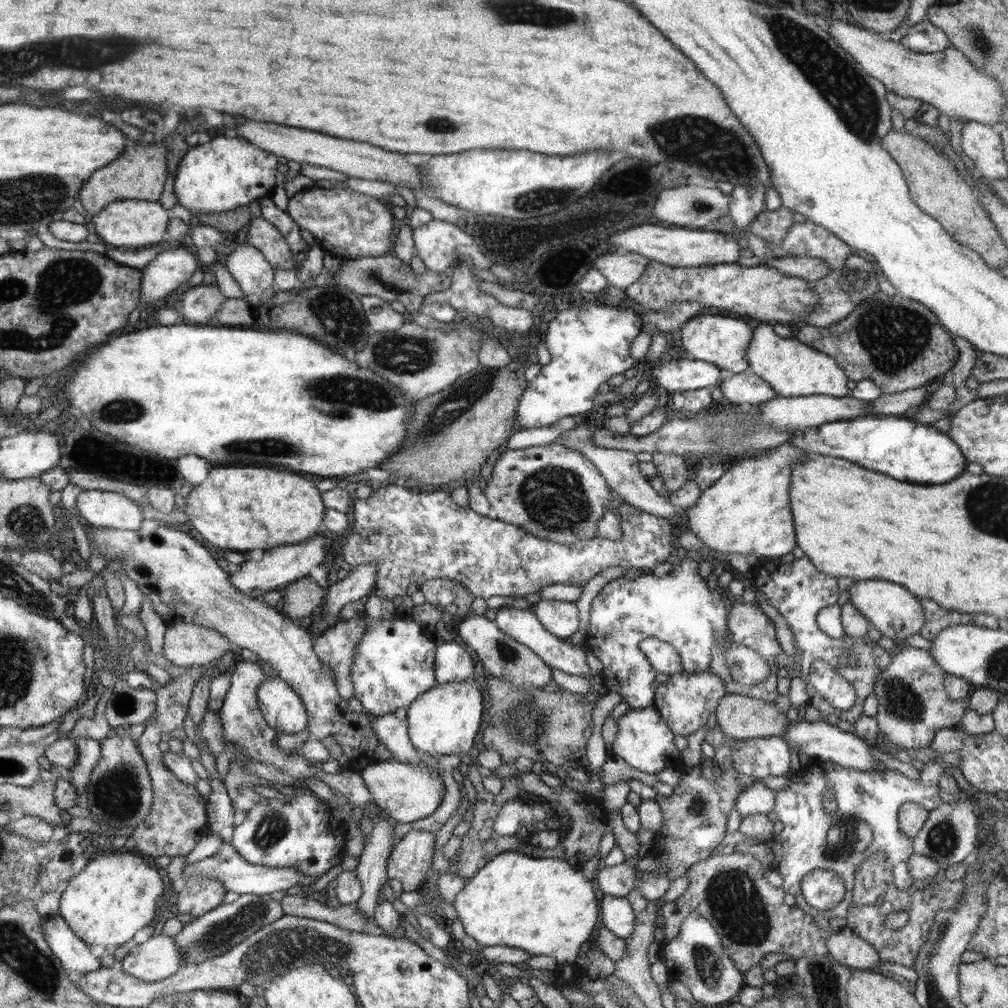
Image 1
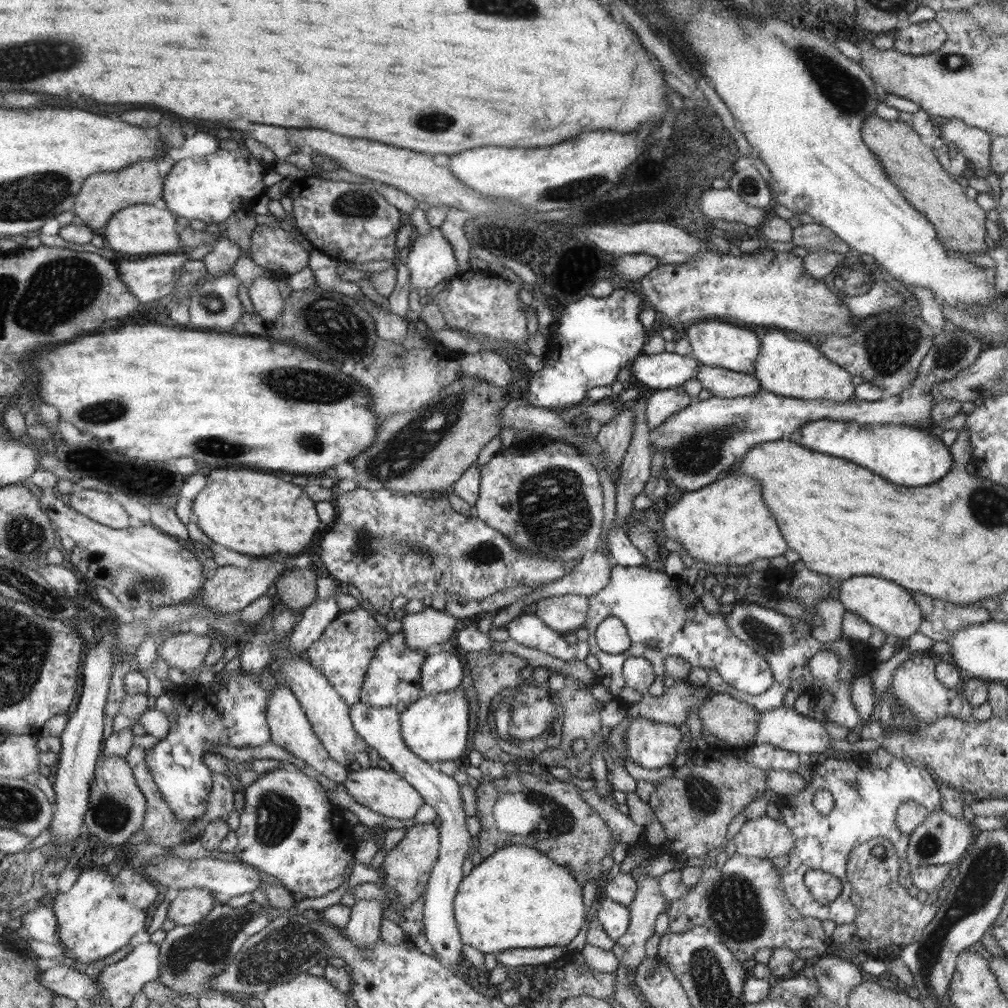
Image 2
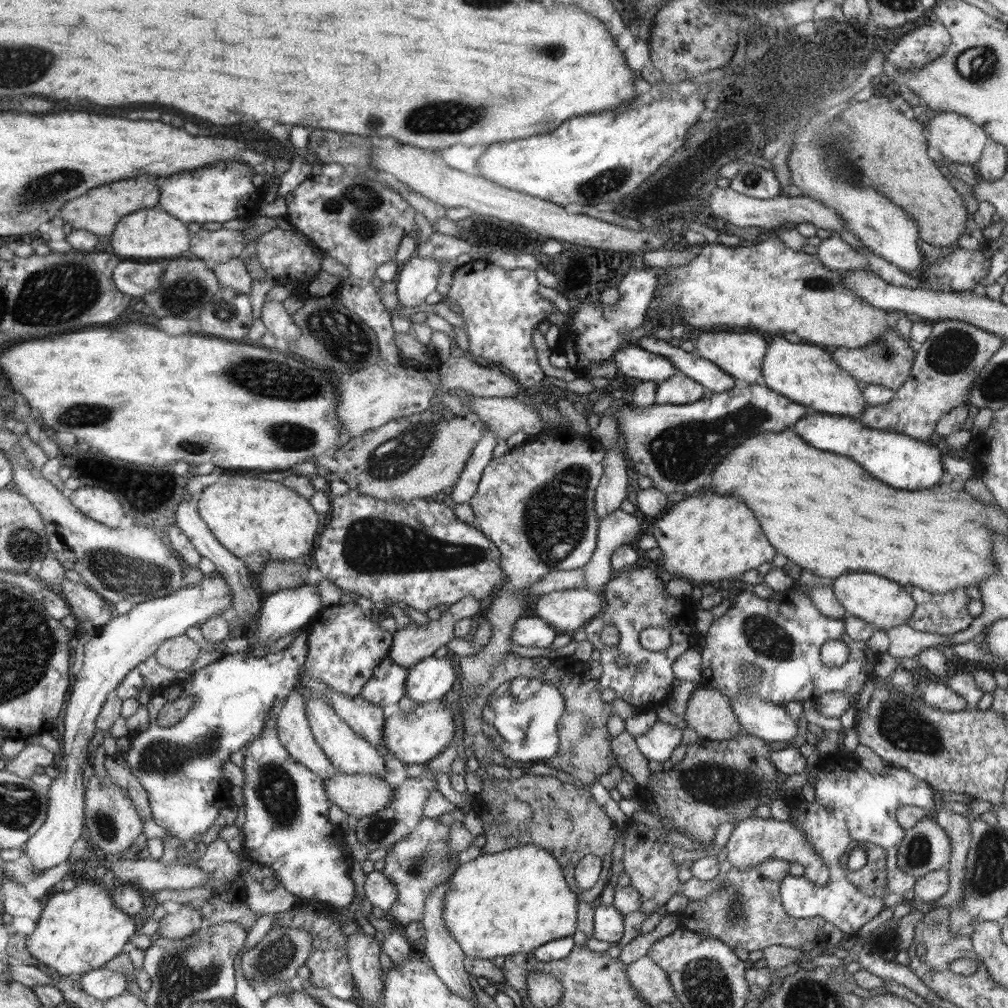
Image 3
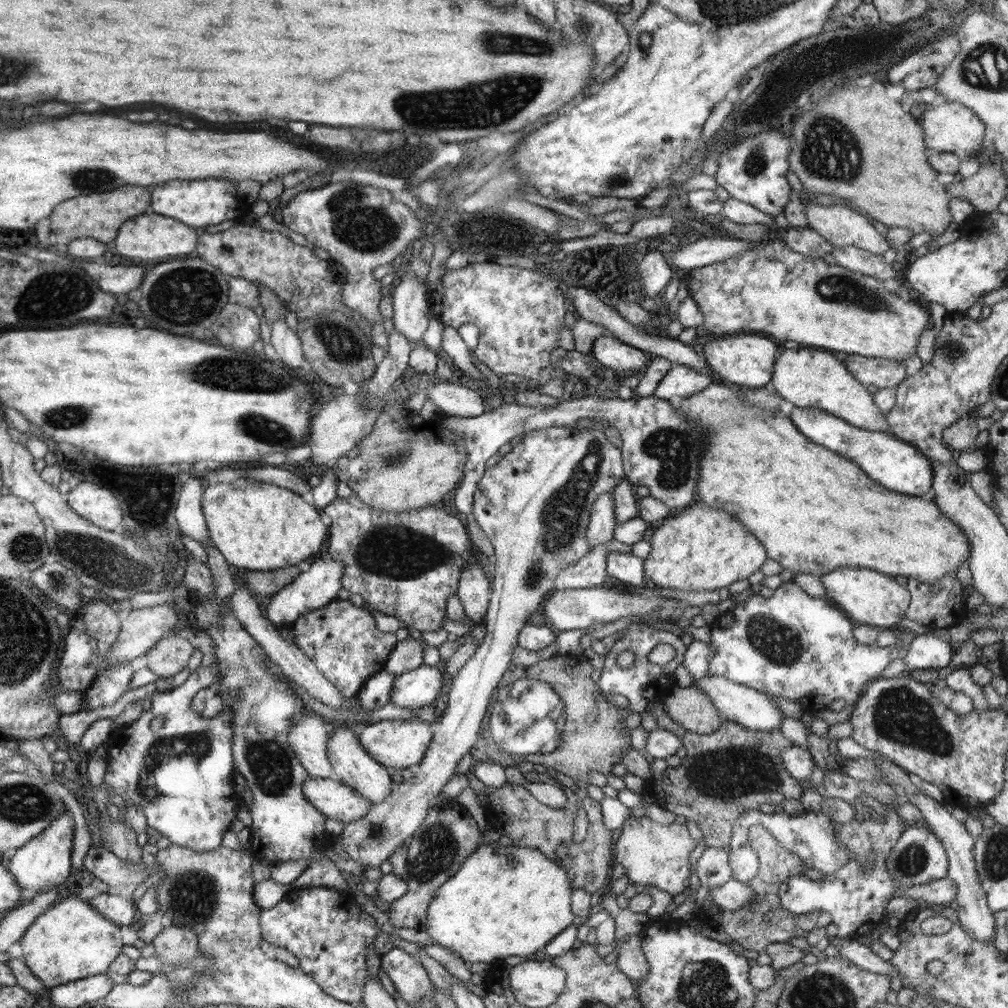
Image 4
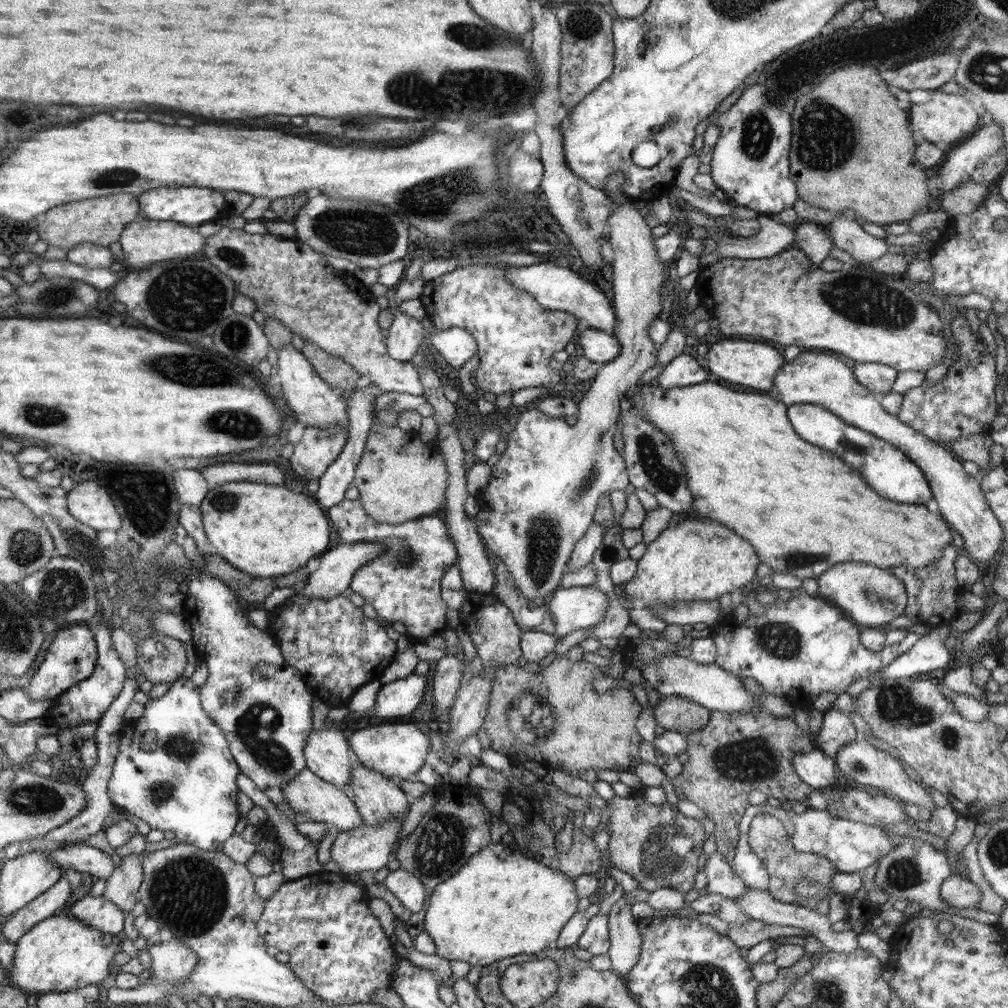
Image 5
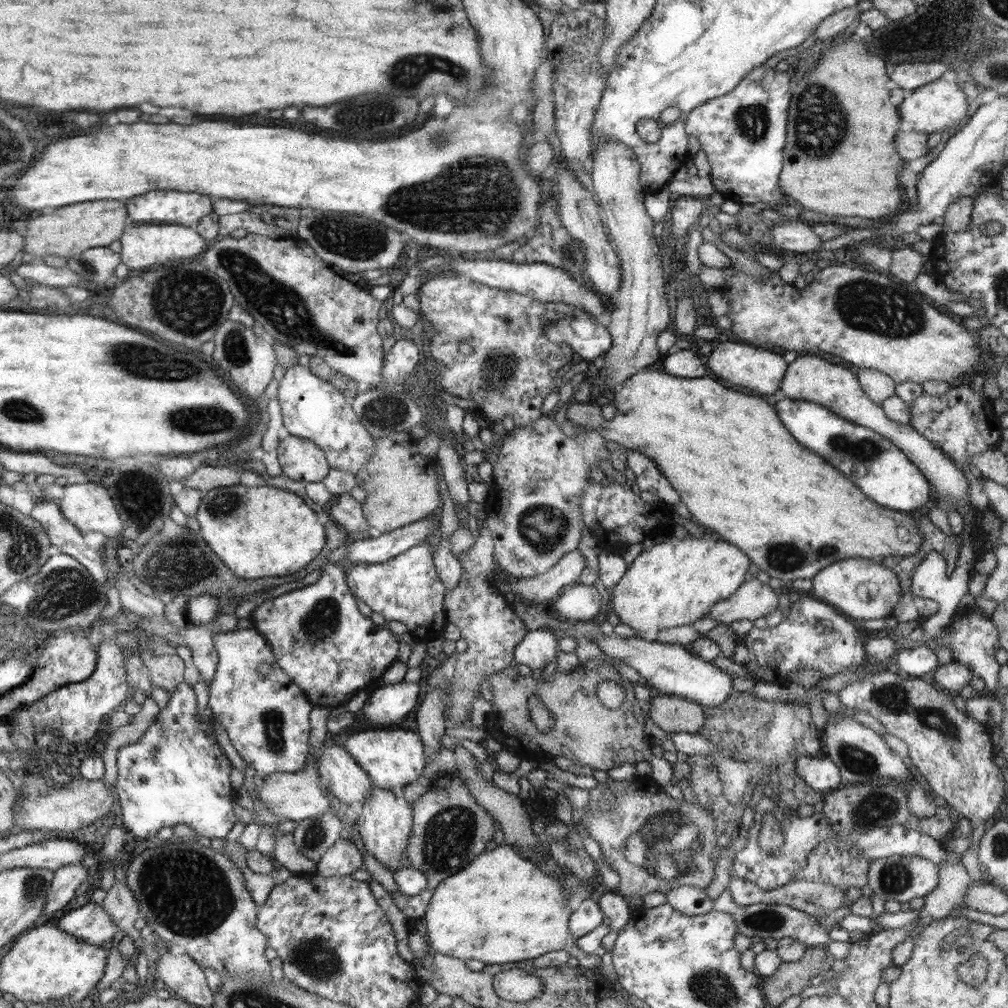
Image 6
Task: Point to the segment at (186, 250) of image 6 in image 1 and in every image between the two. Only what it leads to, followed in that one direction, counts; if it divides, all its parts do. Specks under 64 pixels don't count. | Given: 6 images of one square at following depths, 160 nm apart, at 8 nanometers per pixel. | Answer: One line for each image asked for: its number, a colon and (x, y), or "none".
1: (127, 223)
2: (141, 229)
3: (150, 233)
4: (152, 237)
5: (145, 241)

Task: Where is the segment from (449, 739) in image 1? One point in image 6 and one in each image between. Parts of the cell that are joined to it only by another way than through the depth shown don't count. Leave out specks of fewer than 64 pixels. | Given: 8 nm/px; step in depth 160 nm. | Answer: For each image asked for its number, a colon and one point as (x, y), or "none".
2: (434, 727)
3: (417, 737)
4: (399, 744)
5: (398, 751)
6: (394, 757)

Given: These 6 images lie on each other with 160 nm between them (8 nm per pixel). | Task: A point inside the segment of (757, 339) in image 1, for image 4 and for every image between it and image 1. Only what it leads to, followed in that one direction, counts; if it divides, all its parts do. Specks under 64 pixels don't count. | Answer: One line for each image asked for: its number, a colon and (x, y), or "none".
2: (796, 369)
3: (807, 374)
4: (816, 378)

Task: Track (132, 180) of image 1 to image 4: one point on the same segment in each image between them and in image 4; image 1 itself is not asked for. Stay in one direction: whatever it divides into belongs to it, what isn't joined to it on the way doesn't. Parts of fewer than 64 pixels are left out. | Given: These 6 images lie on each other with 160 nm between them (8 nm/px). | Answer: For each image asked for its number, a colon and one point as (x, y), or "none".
2: (105, 194)
3: (99, 211)
4: (99, 216)

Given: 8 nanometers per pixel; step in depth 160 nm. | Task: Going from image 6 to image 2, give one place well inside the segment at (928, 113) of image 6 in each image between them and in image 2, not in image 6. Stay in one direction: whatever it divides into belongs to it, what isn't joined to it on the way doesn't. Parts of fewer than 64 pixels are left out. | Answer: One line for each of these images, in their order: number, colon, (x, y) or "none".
2: (973, 143)
3: (960, 141)
4: (953, 128)
5: (948, 118)

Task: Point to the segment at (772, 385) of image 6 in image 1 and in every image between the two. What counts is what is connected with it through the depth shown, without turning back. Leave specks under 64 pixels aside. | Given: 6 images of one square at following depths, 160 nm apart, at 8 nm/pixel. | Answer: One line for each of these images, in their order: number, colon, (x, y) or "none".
1: (720, 340)
2: (715, 343)
3: (741, 355)
4: (747, 360)
5: (745, 362)

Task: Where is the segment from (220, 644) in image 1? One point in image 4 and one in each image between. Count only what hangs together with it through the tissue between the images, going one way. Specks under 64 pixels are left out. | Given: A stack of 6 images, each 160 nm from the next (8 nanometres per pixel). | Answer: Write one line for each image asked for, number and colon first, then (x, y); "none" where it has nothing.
2: (185, 651)
3: (179, 654)
4: (170, 656)

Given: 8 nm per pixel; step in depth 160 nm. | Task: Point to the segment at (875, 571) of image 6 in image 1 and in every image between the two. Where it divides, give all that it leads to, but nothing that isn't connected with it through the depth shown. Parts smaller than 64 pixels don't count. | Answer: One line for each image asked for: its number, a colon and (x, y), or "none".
1: (898, 614)
2: (884, 605)
3: (884, 604)
4: (870, 598)
5: (868, 595)

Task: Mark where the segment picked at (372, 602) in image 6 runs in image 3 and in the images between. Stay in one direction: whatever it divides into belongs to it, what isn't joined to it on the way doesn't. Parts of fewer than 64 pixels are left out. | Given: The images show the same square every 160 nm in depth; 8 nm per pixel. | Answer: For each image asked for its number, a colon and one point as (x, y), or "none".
3: (418, 552)
4: (406, 564)
5: (402, 583)

